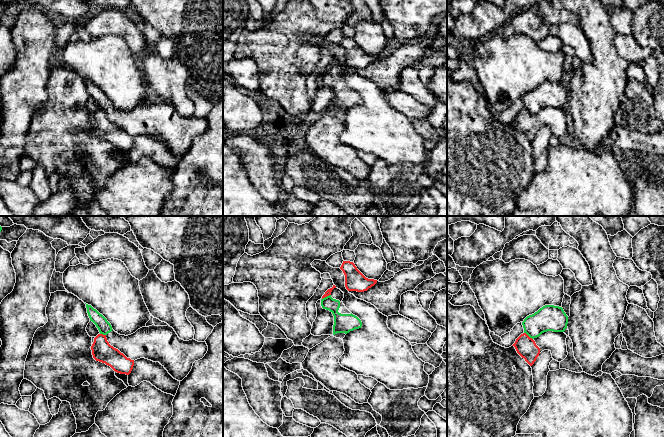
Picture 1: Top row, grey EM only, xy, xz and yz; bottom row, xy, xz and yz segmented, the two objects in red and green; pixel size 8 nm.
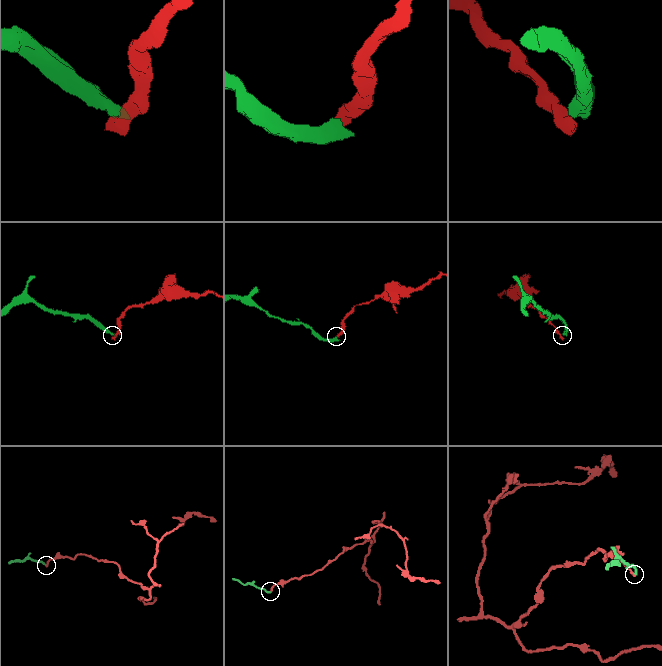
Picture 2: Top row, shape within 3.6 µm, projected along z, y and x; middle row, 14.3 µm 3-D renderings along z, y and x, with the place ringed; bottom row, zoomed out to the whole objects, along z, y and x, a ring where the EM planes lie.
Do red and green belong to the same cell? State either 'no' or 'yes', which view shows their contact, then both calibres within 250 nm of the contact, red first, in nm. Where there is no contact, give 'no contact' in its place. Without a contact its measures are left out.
no; contact in xz; calibres 50 and 140 nm

